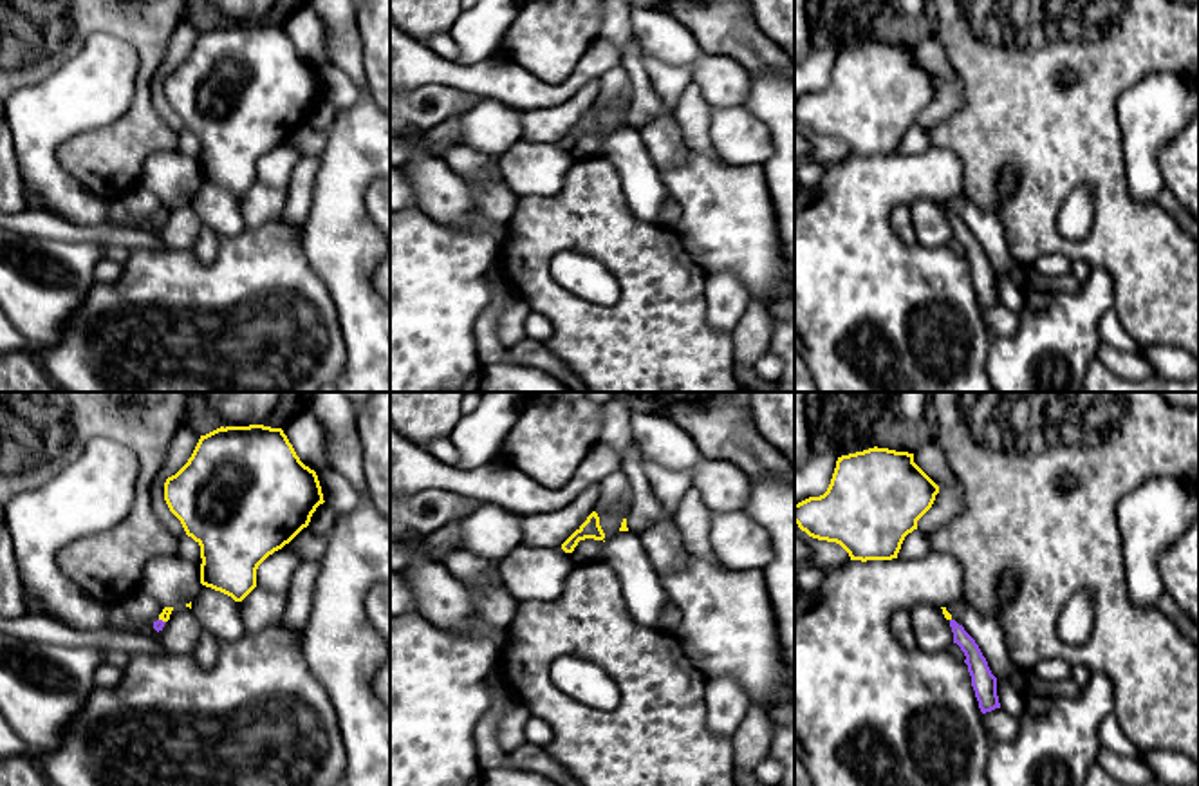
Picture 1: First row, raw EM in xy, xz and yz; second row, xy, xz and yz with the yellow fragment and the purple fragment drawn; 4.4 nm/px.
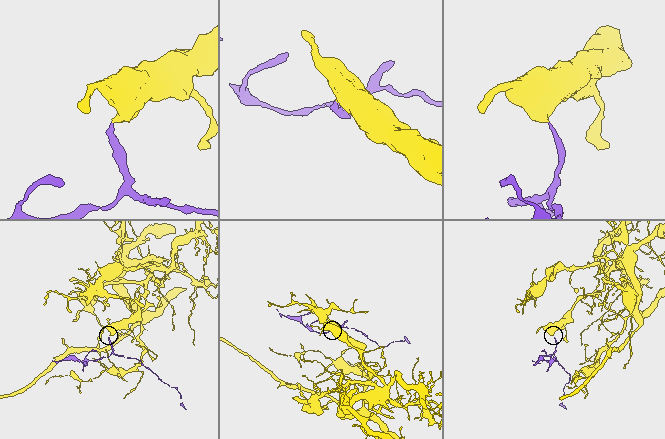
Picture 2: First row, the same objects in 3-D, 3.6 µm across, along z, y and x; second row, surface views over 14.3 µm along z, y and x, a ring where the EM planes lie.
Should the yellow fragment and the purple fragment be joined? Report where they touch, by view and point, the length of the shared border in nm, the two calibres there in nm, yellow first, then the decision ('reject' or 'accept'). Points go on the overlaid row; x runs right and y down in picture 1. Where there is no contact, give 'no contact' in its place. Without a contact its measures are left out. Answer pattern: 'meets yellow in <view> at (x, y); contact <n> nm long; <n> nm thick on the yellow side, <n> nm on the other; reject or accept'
meets yellow in xy at (163, 620); contact 40 nm long; 50 nm thick on the yellow side, 50 nm on the other; accept

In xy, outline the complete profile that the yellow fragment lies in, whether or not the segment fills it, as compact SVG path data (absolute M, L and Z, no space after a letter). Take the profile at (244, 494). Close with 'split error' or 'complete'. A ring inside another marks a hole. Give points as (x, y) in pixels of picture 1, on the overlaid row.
M264 425L200 435L188 463L166 479L164 501L200 546L200 584L235 602L256 587L258 566L307 528L325 502L316 472L300 461L283 430Z; complete

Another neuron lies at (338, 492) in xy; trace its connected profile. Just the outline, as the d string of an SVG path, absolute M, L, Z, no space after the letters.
M336 470L316 472L323 501L339 515L352 511L359 502L359 491Z

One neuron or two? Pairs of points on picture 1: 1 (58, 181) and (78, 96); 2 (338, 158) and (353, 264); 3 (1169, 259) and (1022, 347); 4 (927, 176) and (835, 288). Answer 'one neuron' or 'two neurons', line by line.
1: one neuron
2: one neuron
3: two neurons
4: one neuron

